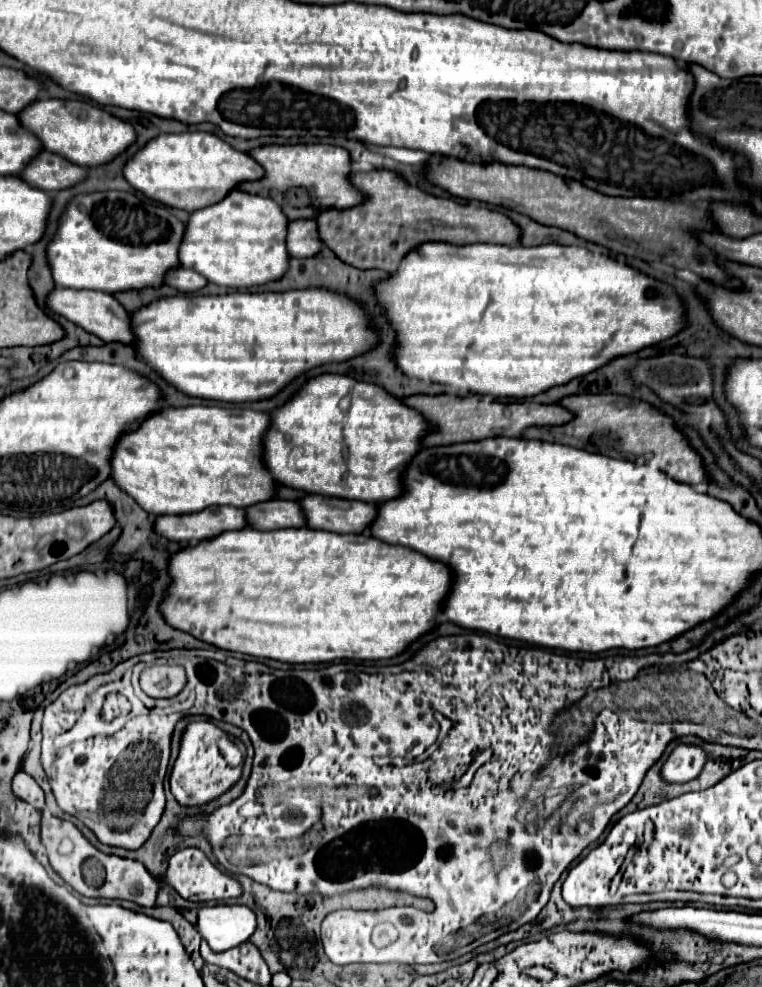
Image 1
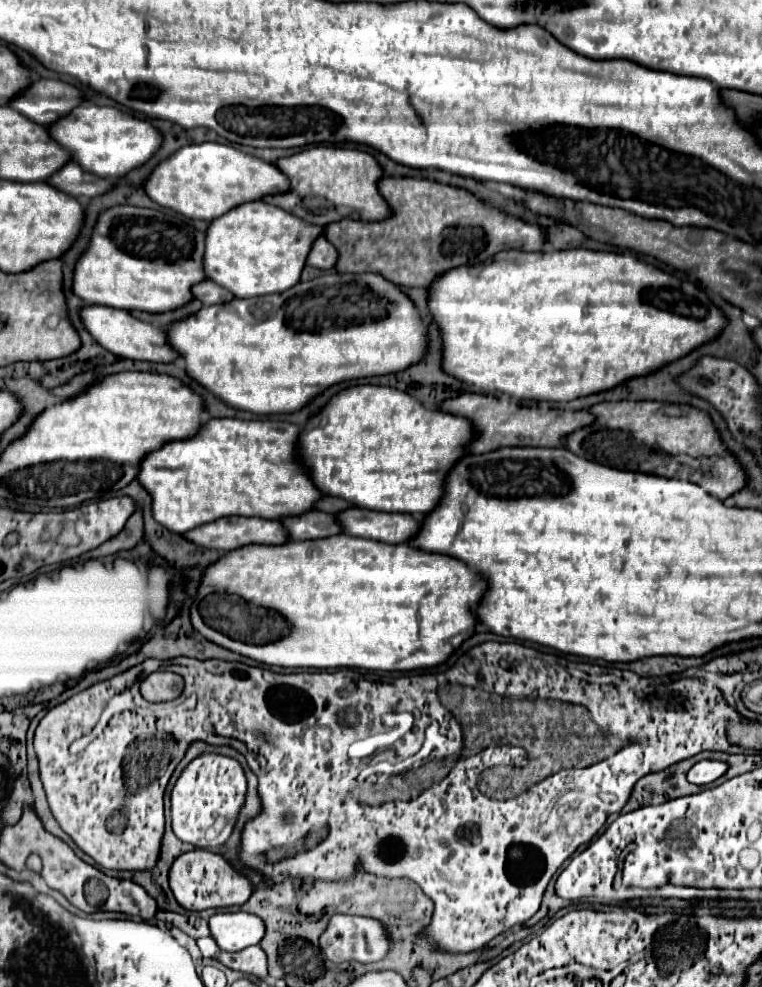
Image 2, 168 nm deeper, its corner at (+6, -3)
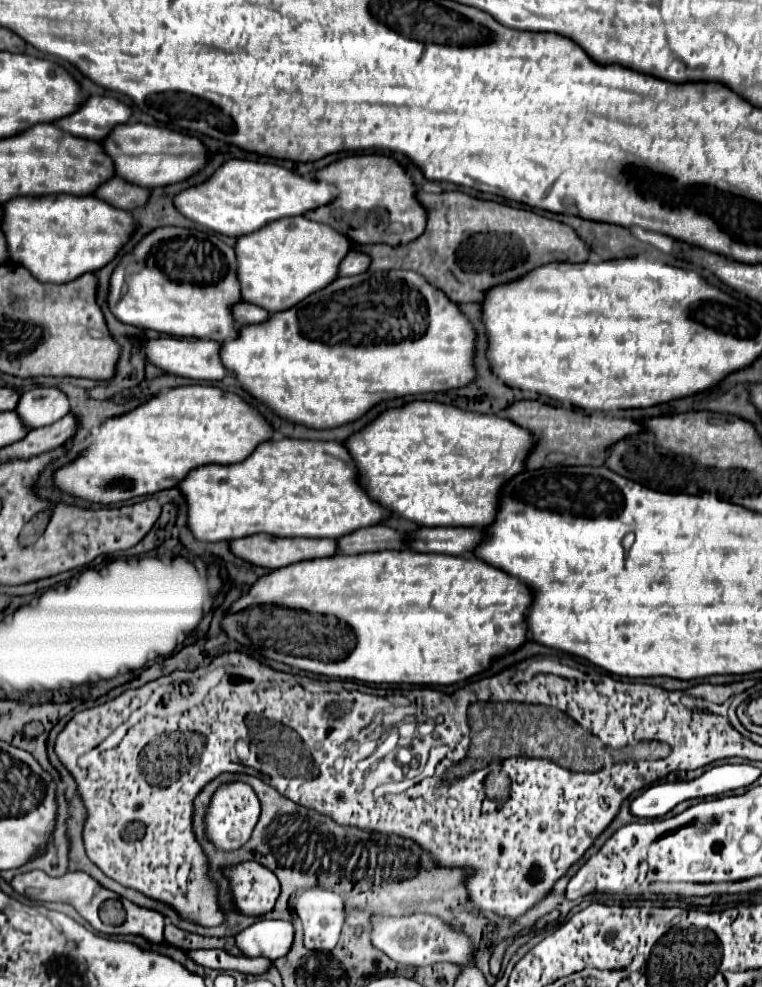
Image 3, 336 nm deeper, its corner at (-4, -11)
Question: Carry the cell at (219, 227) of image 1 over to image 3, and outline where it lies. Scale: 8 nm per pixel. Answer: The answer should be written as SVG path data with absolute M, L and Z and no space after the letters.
M305 217L271 221L259 231L237 237L235 255L241 297L269 313L289 309L307 295L327 287L337 277L337 267L349 249L351 241L323 223Z

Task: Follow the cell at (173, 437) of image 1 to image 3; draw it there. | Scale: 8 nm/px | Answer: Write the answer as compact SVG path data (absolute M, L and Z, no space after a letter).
M269 439L259 443L253 453L231 465L195 467L177 485L187 501L187 527L197 541L229 541L255 533L277 537L329 537L337 539L359 527L377 525L387 517L387 509L371 501L359 487L355 465L341 443L307 439Z

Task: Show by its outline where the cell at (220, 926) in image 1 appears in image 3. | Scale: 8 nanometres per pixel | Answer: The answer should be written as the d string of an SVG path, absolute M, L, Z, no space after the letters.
M261 919L235 935L237 947L245 957L283 957L293 943L293 925L289 921Z

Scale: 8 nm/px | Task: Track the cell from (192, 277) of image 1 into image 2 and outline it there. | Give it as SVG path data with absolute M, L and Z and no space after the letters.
M203 281L199 285L193 287L193 295L203 303L203 305L217 305L217 303L229 303L235 297L231 295L231 291L227 291L225 287L217 285L215 281Z

